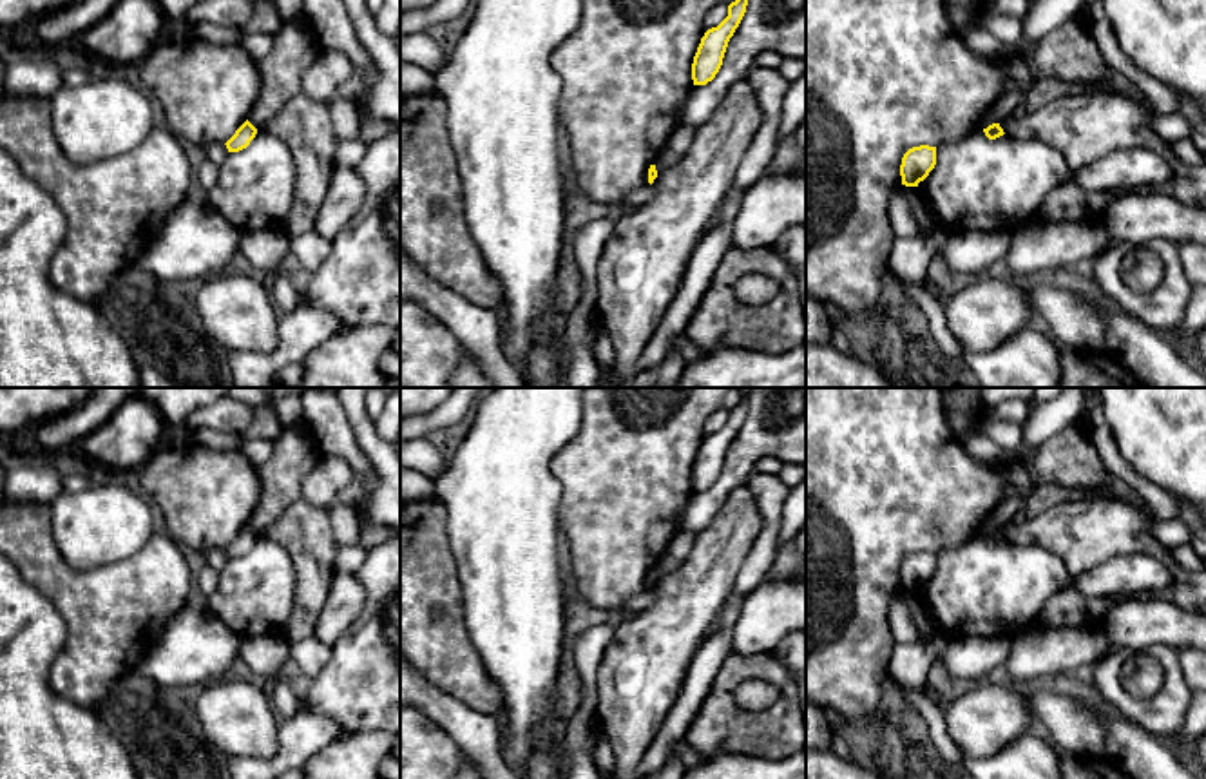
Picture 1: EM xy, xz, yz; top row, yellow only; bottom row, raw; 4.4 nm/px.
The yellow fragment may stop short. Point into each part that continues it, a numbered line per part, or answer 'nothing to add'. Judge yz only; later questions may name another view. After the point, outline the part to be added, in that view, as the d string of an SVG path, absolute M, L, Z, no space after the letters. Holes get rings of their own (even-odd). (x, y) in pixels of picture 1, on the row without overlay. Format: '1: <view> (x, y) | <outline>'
nothing to add

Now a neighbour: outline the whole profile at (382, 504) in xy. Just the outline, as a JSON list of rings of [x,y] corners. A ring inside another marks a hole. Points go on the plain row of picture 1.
[[[368,388],[333,390],[349,418],[359,449],[373,467],[368,496],[364,504],[359,504],[359,511],[389,533],[400,533],[400,458],[395,453],[395,446],[378,437],[368,417],[366,391]]]

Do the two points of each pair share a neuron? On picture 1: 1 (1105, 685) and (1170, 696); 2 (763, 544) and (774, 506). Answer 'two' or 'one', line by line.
1: one
2: one

